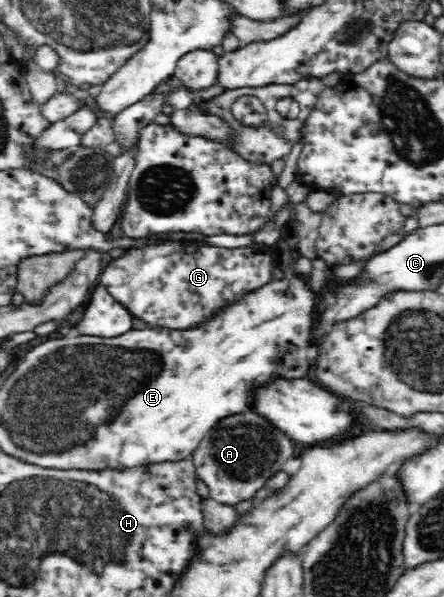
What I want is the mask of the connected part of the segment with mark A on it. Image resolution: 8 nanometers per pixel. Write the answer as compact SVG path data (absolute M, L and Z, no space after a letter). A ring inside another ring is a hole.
M255 413L229 415L215 423L191 455L198 478L209 487L210 498L235 505L252 499L254 493L285 463L291 455L292 440L283 431Z

